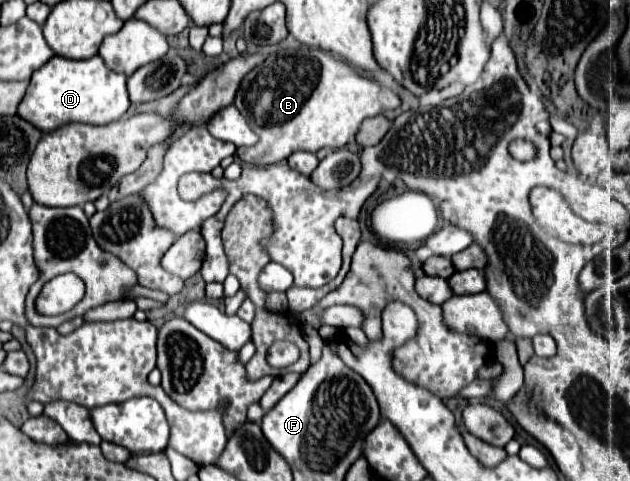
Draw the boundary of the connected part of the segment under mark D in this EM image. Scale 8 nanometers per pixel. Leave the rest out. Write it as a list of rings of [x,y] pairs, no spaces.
[[[54,56],[32,74],[28,94],[24,96],[24,102],[20,102],[18,114],[20,118],[28,118],[42,132],[50,132],[66,122],[108,124],[120,120],[128,112],[130,100],[126,78],[126,74],[110,70],[100,56],[92,56],[88,60]]]

